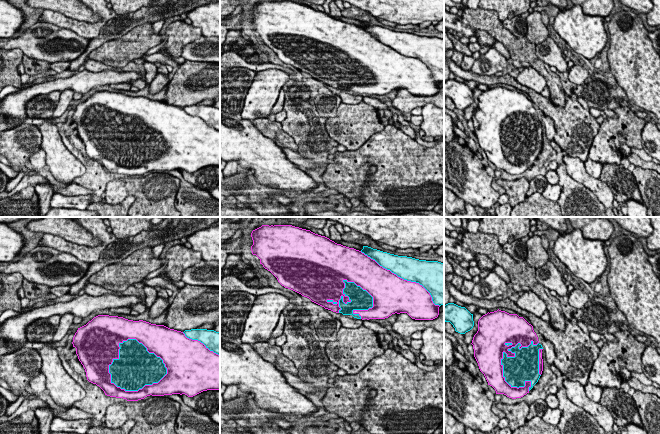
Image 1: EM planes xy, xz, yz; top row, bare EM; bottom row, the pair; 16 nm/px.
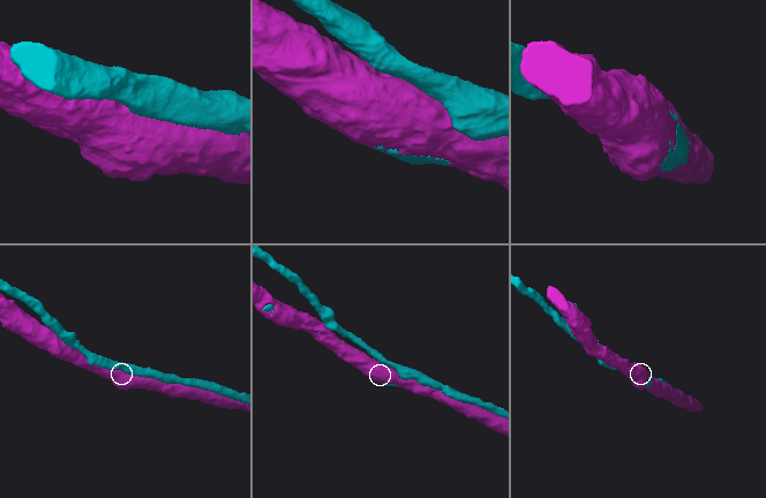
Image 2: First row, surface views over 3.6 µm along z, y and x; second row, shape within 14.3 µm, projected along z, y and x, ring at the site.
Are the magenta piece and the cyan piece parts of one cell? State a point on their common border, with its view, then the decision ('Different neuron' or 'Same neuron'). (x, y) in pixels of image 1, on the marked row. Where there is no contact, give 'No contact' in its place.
Touches magenta at xy (131, 391). Same neuron

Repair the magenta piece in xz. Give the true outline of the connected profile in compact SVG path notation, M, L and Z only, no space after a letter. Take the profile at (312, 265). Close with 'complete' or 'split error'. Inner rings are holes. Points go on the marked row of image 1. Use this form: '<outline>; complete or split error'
M262 225L251 233L253 245L251 251L260 259L260 264L265 269L270 271L278 280L278 282L285 288L291 289L304 297L309 298L312 302L343 315L352 315L357 319L385 319L392 314L407 313L412 319L415 320L433 320L439 315L439 307L444 305L444 263L438 261L419 260L407 256L398 256L373 249L368 246L363 246L361 251L354 248L349 248L341 244L337 244L325 236L321 236L311 232L310 230L302 229L292 225Z; split error

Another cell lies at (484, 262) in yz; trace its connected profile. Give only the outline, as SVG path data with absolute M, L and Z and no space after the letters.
M476 253L475 260L477 261L477 266L480 268L481 271L483 270L493 271L496 265L495 262L493 262L488 256L484 254Z

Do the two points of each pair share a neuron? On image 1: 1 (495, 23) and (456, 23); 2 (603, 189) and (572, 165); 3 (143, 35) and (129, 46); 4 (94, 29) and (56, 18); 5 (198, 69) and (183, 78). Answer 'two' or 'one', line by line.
1: two
2: one
3: one
4: one
5: one

